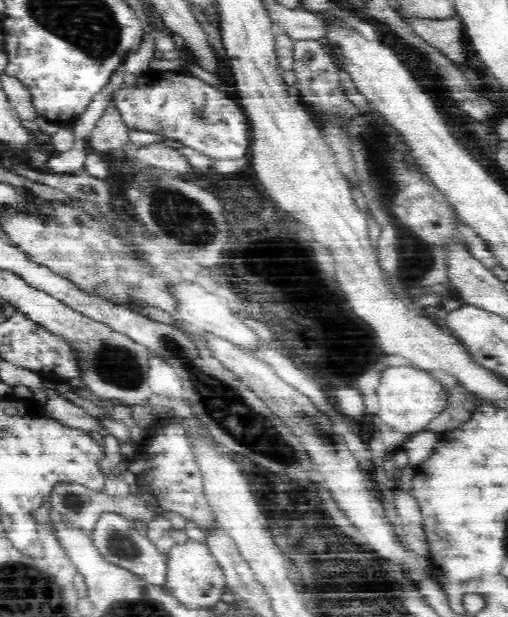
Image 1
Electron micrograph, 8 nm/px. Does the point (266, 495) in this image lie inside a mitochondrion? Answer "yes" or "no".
no

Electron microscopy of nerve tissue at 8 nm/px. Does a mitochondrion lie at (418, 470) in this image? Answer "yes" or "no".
no

